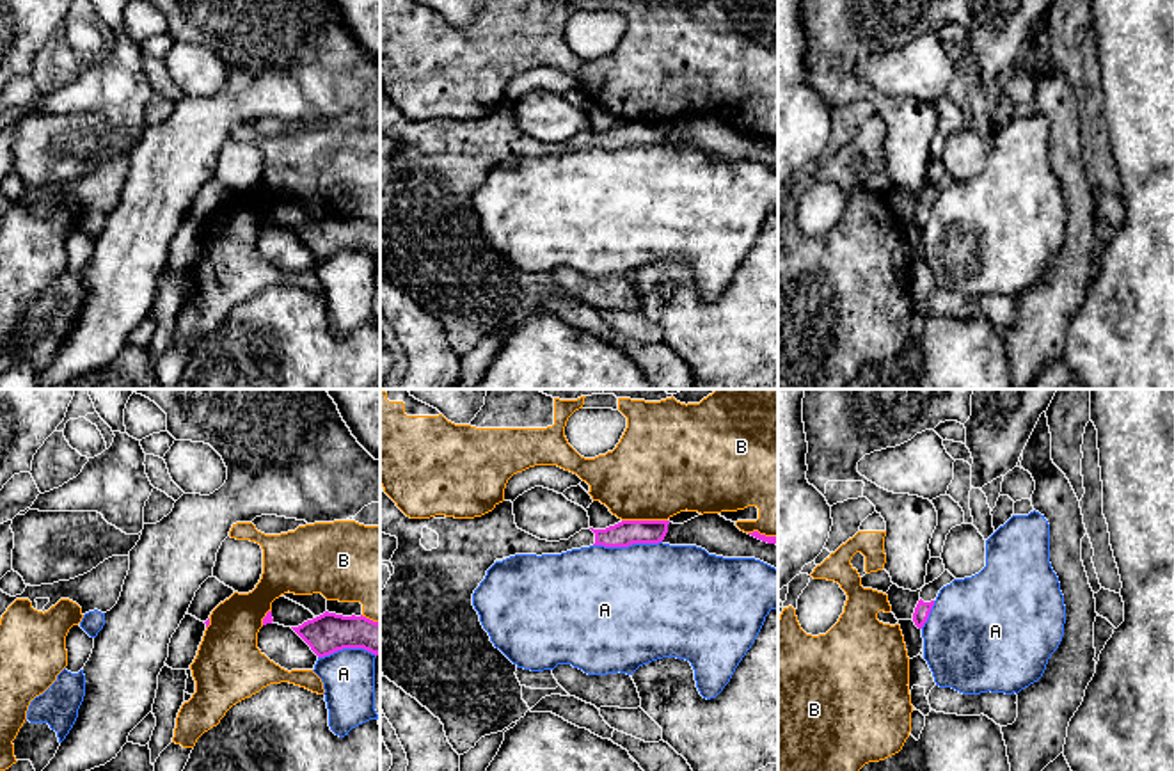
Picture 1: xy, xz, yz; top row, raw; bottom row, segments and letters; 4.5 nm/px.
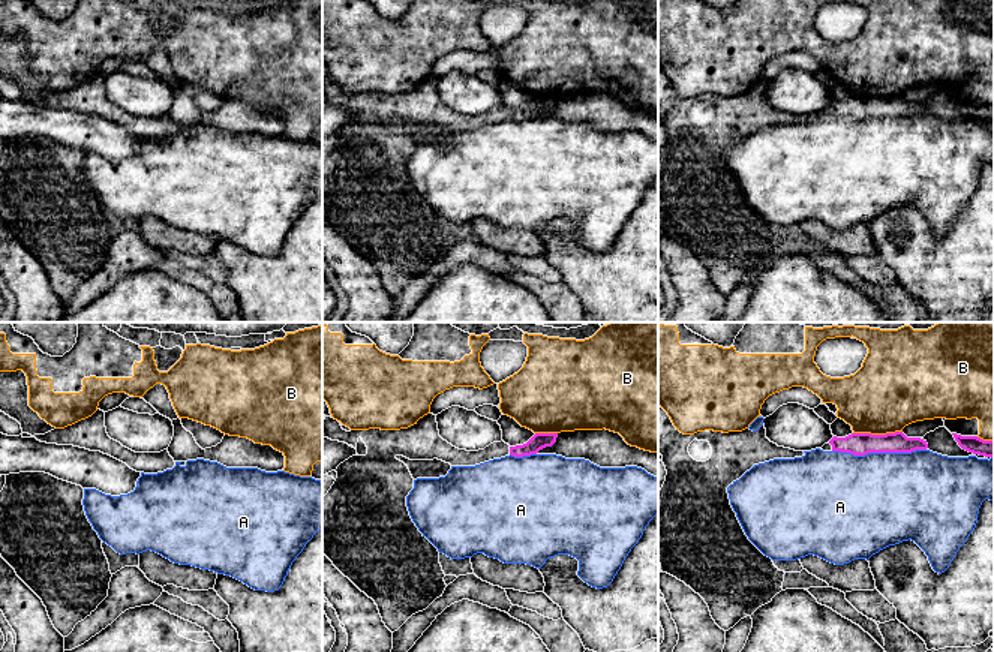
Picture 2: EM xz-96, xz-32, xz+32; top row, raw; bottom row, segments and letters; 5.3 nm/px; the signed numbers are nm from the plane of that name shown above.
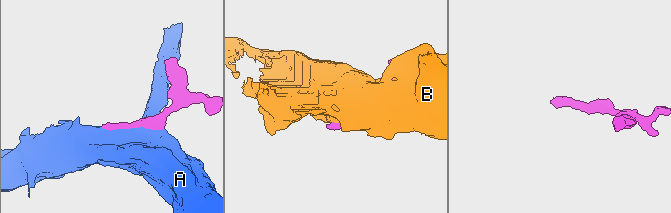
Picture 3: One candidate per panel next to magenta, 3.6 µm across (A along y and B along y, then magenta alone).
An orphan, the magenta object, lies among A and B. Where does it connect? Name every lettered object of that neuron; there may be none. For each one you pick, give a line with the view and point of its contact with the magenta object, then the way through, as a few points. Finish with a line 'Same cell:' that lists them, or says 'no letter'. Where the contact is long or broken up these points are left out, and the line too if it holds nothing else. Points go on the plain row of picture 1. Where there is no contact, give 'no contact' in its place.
Same cell: no letter

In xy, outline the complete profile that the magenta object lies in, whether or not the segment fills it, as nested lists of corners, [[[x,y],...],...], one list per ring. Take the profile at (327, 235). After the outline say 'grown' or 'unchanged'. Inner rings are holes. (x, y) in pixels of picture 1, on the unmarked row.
[[[325,213],[323,217],[291,229],[318,259],[343,250],[364,250],[380,256],[380,226],[366,219],[343,219]]]; unchanged

